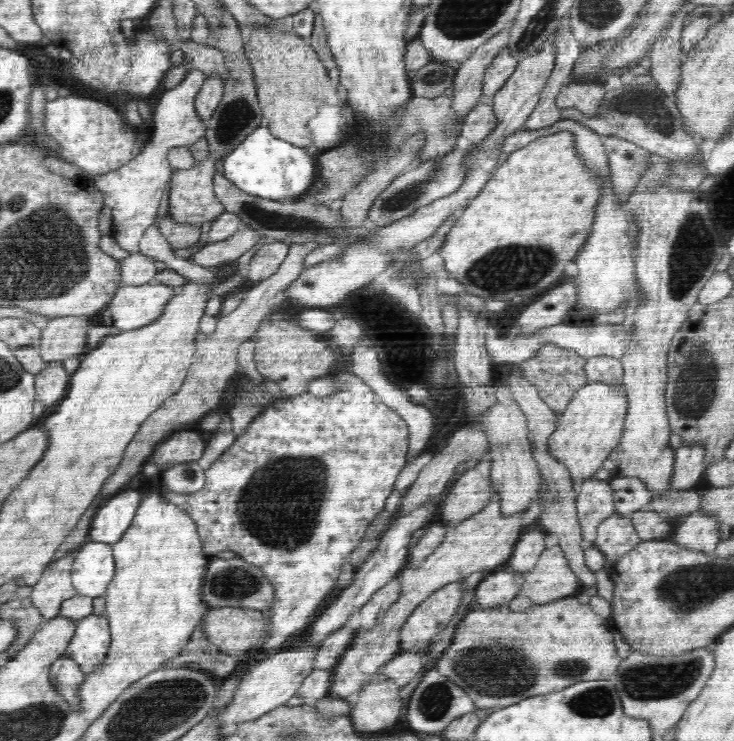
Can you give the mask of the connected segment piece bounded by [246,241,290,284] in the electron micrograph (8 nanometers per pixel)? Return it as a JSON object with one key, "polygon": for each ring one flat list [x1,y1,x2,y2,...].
{"polygon":[[274,241,263,245,256,251,247,266,246,281,253,284,272,276,282,264,283,258,288,255,290,244,282,241]]}

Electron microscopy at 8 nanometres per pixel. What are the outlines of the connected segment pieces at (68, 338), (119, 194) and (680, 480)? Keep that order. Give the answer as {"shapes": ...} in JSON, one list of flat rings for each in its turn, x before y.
{"shapes":[[[65,316,50,319,41,330,38,347,47,362,63,361,65,358,82,356,88,352,87,338,91,325,88,318]],[[191,64,183,80,176,86,166,89,160,100,156,102,153,111,152,139,148,141,142,152,125,166,91,179,104,193,104,204,112,210,110,236,116,240,121,249,129,253,139,252,139,243,146,230,156,222,162,194,173,174,167,160,168,150,174,147,189,147,205,138,207,126,196,111,196,98,206,78,202,71]],[[701,444,681,445,675,451,674,468,669,488,672,491,694,488,700,482,705,468,704,447]]]}

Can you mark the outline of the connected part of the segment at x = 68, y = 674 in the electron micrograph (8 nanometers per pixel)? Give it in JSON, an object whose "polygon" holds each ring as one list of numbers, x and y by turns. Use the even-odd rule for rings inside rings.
{"polygon":[[65,655,53,662,49,668,51,684,57,687,57,692,73,710,80,708,80,699,75,697,80,684,84,682,84,676,80,665]]}

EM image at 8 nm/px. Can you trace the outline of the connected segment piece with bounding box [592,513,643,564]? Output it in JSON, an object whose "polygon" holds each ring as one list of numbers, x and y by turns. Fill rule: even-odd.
{"polygon":[[614,513,598,524,592,545,605,554,606,560,614,564,642,541,630,516]]}

